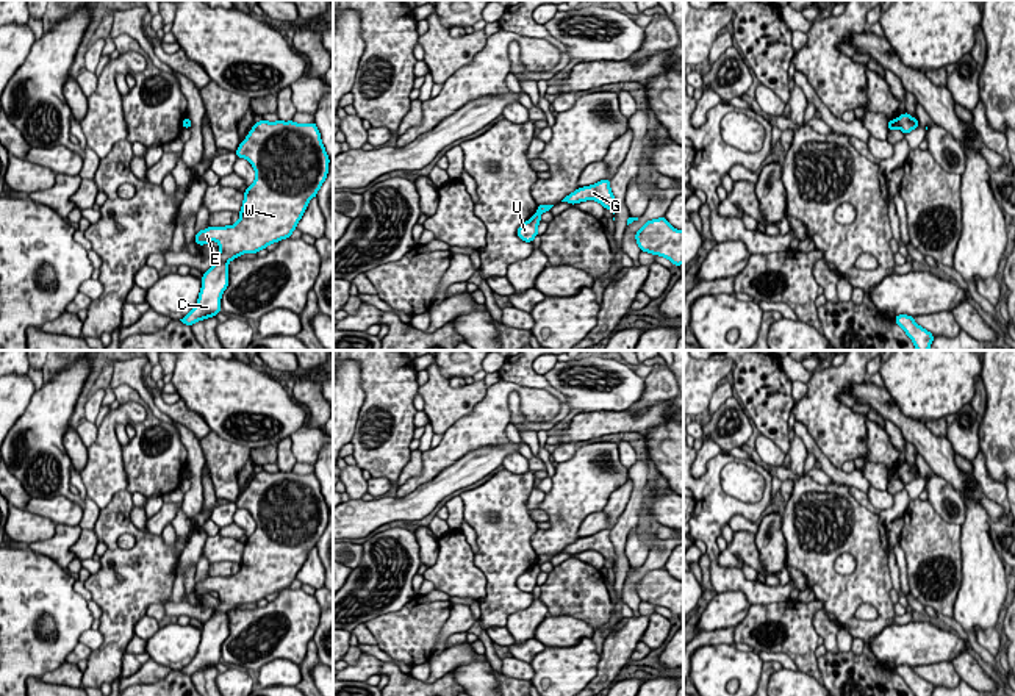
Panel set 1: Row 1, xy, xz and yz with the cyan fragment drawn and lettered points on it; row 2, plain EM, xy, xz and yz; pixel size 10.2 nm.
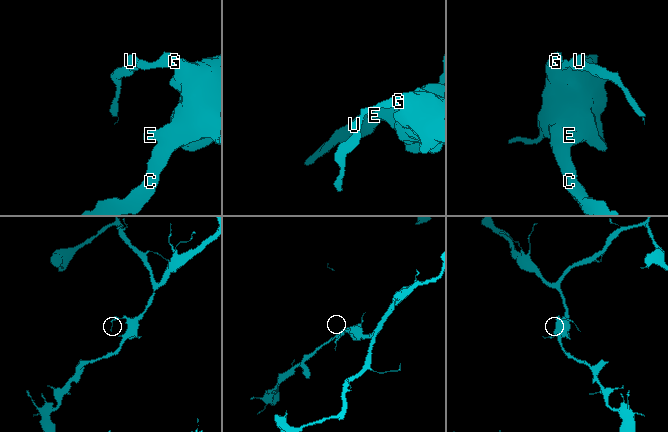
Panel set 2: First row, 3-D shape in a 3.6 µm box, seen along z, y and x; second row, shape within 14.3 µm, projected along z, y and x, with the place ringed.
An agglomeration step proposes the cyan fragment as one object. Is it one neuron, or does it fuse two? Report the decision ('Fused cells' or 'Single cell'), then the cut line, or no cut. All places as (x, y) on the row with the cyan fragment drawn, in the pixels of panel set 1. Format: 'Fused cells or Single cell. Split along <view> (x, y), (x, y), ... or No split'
Fused cells. Split along yz (896, 119), (900, 127)

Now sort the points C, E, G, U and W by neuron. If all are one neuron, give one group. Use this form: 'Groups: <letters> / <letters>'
Groups: C E G W / U

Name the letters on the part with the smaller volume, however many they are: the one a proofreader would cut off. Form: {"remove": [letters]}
{"remove": ["U"]}

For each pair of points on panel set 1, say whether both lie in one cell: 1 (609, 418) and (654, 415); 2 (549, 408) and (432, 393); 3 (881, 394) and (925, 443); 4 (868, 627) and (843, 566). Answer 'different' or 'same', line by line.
1: same
2: different
3: same
4: different

